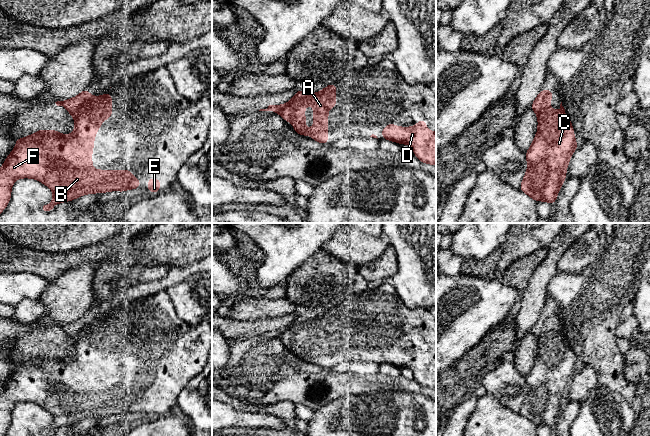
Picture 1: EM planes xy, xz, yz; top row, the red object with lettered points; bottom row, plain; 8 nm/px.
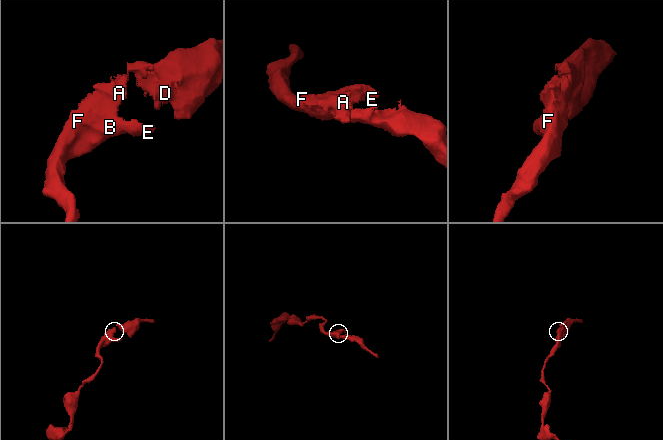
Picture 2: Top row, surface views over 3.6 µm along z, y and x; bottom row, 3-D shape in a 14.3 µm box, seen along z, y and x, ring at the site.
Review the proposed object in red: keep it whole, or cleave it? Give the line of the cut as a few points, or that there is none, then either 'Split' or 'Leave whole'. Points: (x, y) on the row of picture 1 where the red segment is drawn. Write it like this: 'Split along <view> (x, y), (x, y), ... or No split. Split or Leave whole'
No split. Leave whole

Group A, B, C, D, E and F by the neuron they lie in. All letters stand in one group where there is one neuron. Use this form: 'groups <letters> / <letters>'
groups A B C D E F

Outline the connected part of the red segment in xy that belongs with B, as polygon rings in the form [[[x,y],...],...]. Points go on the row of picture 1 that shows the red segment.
[[[85,88],[75,98],[55,102],[57,106],[68,109],[75,119],[75,130],[70,135],[62,135],[56,130],[38,130],[27,138],[16,138],[16,147],[0,167],[0,213],[10,202],[11,187],[17,178],[34,178],[53,191],[51,204],[43,206],[50,211],[58,203],[72,201],[85,194],[104,193],[140,188],[140,179],[132,177],[131,170],[93,170],[92,141],[100,124],[112,117],[112,95],[105,93],[93,97]]]

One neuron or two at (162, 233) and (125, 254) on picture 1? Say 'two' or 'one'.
one

